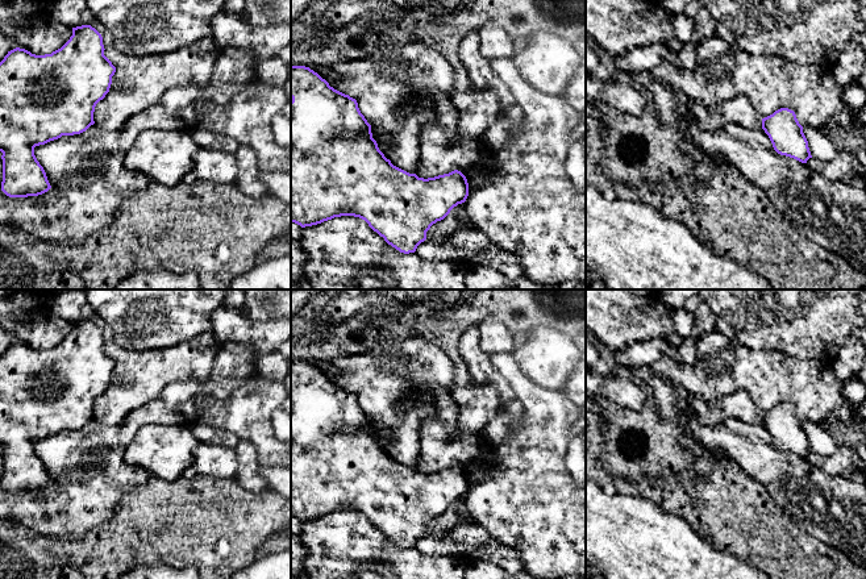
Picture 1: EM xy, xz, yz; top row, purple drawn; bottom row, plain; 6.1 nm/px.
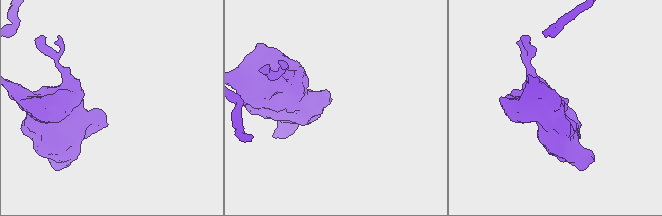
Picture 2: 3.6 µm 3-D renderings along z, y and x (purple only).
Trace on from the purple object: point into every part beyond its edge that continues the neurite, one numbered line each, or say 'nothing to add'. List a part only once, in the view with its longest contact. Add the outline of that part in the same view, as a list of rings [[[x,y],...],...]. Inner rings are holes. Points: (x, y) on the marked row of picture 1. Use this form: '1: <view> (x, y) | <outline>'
nothing to add

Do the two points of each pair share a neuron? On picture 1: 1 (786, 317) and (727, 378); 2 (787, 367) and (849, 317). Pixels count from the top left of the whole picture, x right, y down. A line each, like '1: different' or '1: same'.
1: different
2: different

